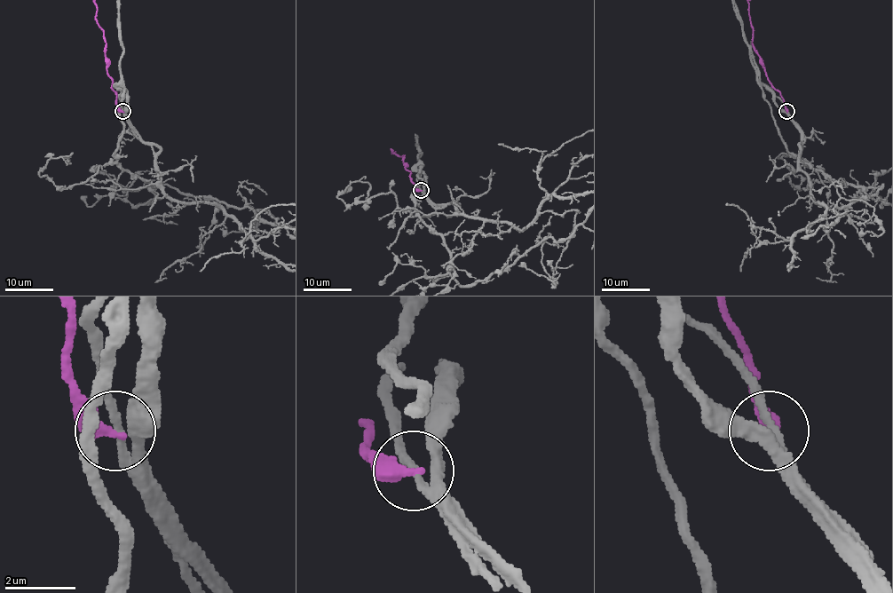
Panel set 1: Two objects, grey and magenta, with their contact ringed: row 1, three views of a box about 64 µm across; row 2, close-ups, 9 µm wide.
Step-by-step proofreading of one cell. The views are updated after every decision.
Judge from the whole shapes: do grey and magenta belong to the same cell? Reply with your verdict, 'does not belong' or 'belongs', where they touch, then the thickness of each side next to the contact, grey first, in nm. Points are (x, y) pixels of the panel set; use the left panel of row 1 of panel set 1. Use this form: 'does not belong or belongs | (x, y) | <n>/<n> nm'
does not belong | (122, 111) | 190/400 nm

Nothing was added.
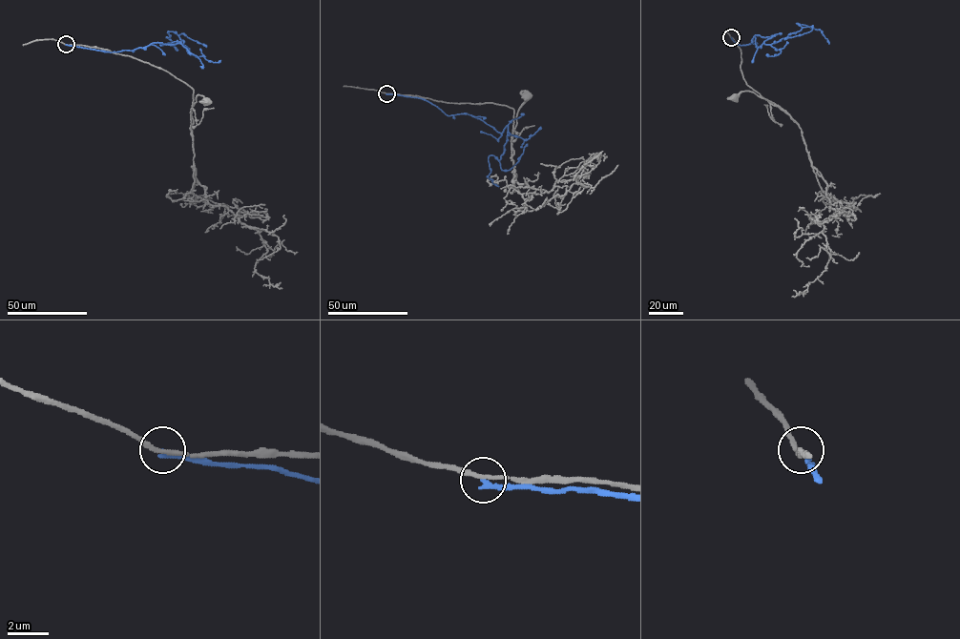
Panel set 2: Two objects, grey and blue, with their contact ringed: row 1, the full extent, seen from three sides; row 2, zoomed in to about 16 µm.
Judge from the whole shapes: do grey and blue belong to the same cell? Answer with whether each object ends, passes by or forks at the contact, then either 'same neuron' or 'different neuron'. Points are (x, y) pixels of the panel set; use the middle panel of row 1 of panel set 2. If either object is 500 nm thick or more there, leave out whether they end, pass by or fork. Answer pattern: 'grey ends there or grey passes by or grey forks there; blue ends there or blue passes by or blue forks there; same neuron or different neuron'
grey passes by; blue ends there; different neuron

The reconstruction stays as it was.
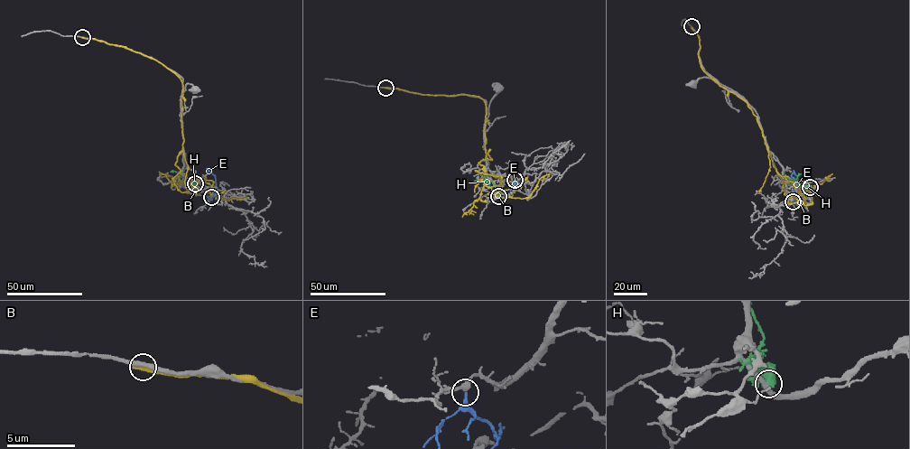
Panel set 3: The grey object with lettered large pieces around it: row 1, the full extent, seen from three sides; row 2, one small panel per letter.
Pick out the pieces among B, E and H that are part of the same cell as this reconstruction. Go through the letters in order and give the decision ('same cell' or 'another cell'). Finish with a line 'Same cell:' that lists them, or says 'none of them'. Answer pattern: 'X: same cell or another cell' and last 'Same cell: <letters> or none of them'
B: another cell
E: same cell
H: another cell
Same cell: E

